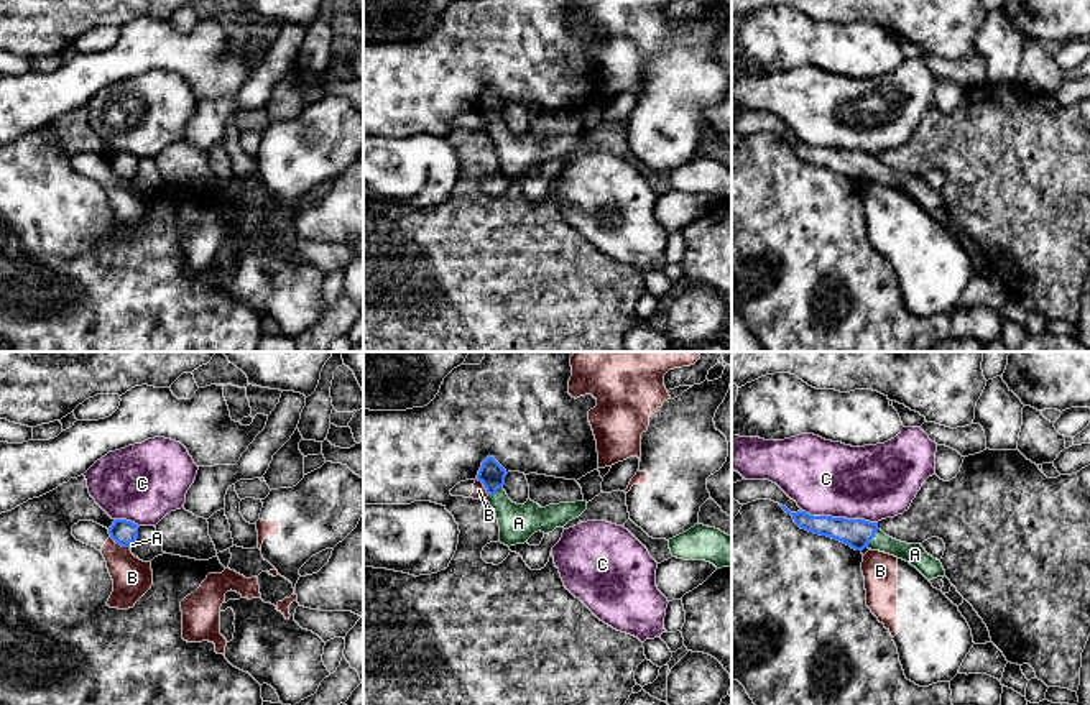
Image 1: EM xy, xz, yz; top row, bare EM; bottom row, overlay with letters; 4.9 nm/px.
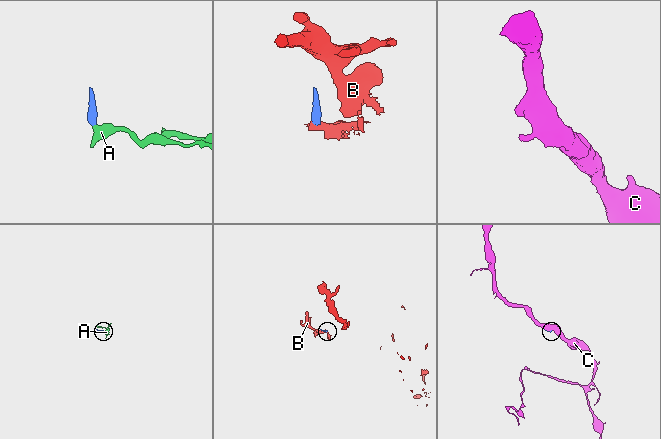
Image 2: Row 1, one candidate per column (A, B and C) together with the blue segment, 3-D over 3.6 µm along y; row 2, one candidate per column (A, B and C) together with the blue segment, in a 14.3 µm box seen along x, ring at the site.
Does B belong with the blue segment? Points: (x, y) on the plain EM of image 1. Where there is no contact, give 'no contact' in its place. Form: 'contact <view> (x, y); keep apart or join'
contact xy (120, 176); keep apart

